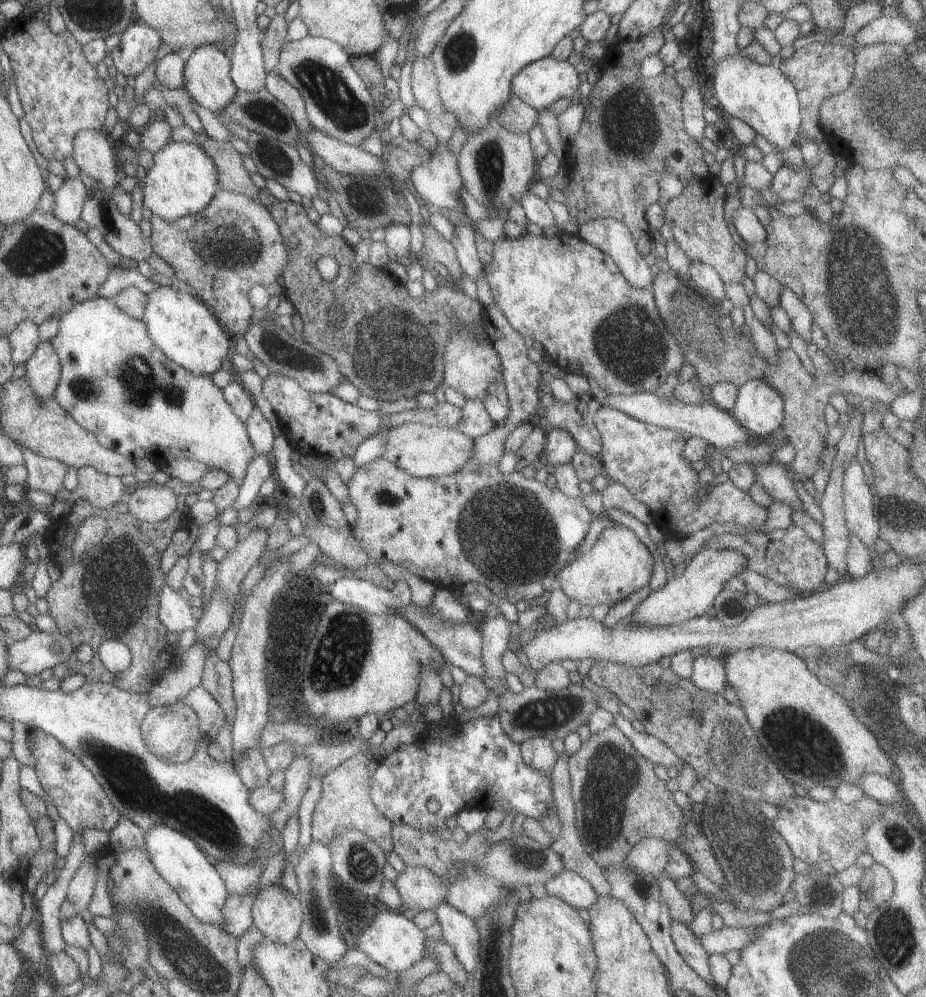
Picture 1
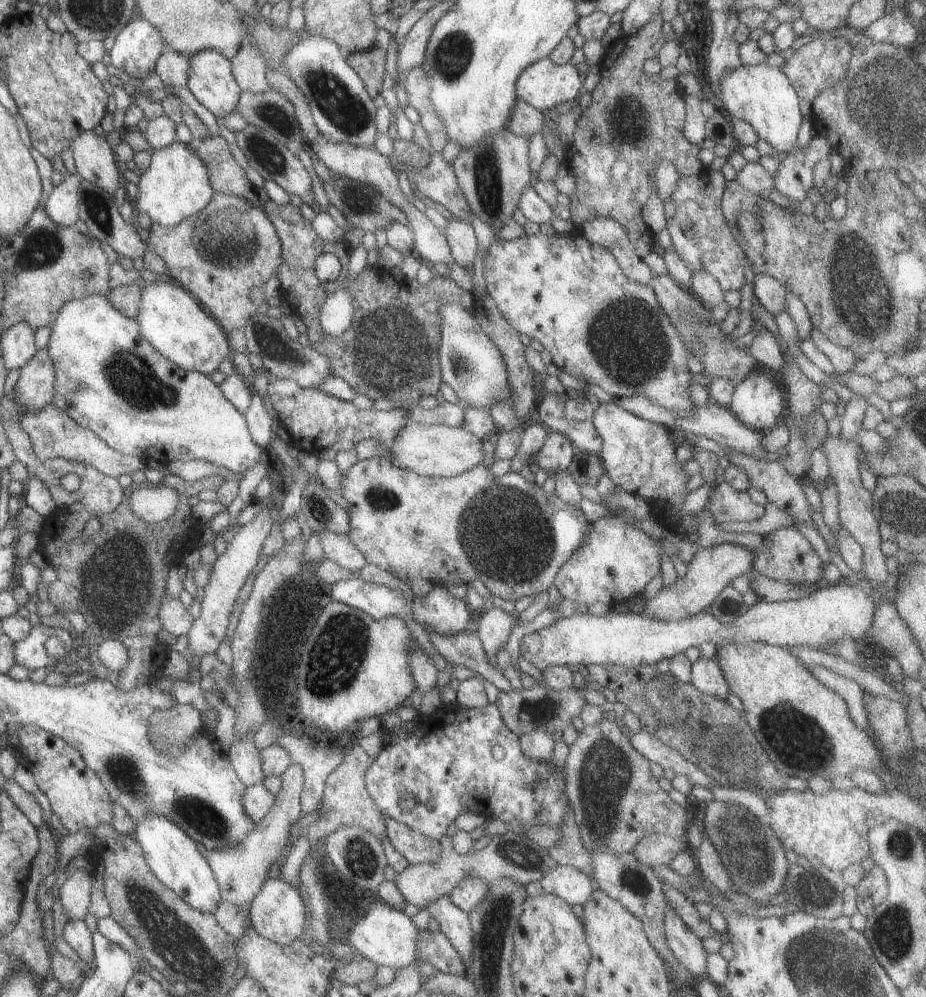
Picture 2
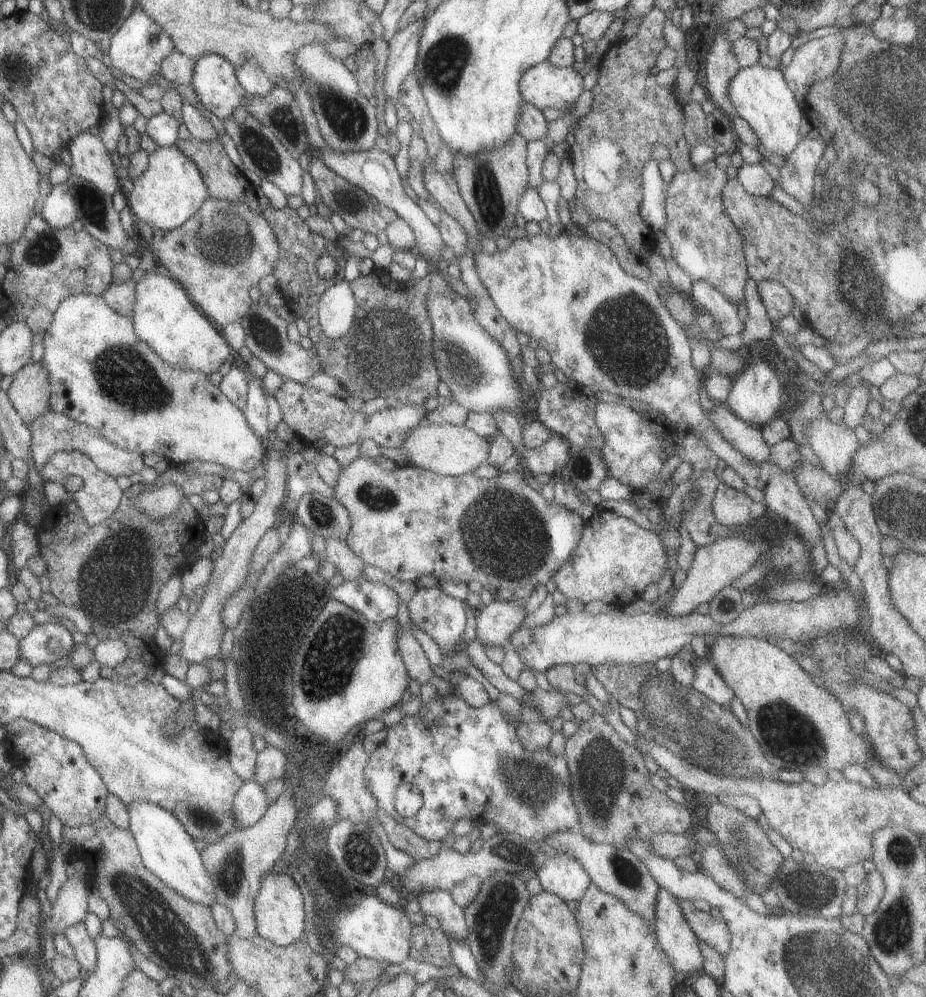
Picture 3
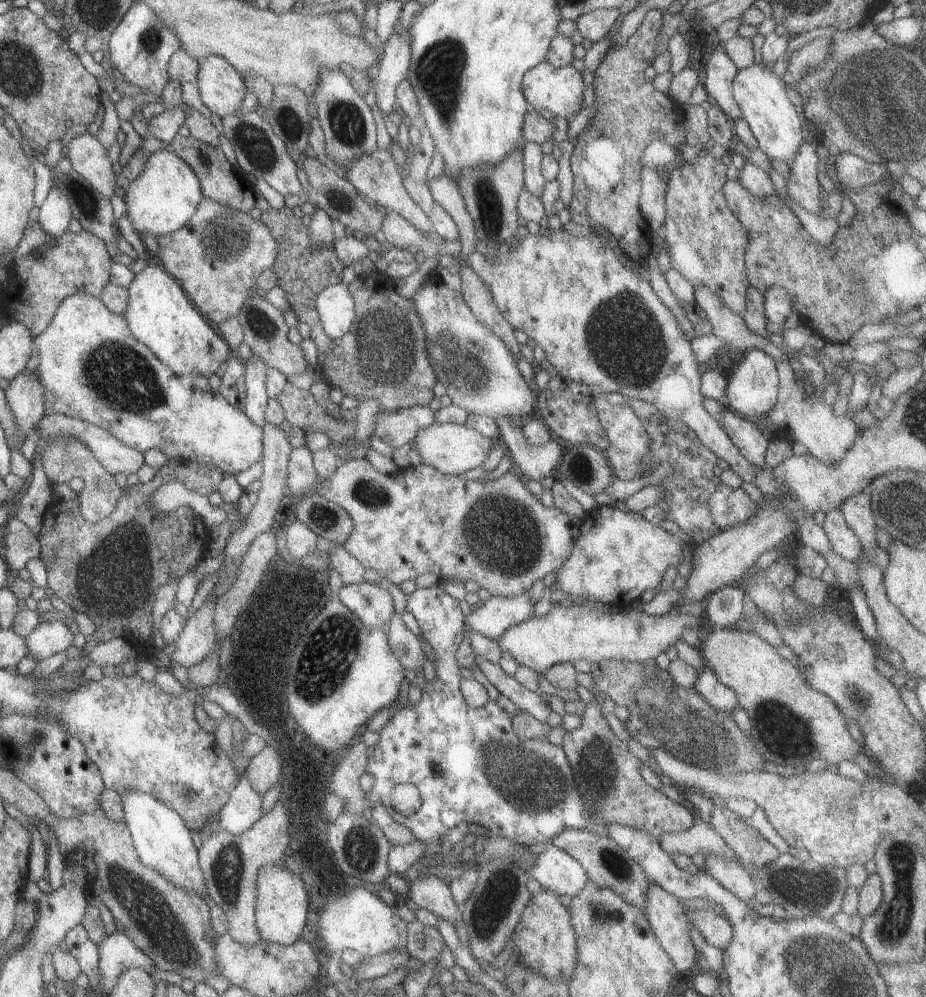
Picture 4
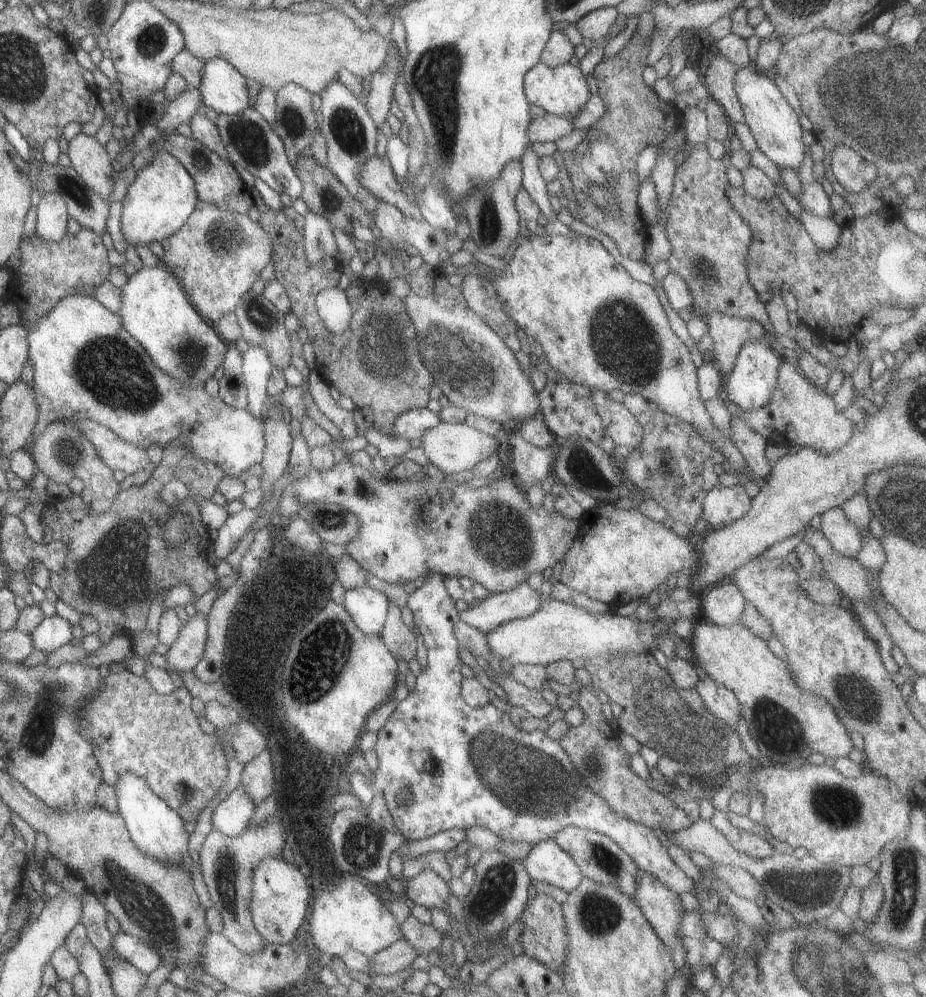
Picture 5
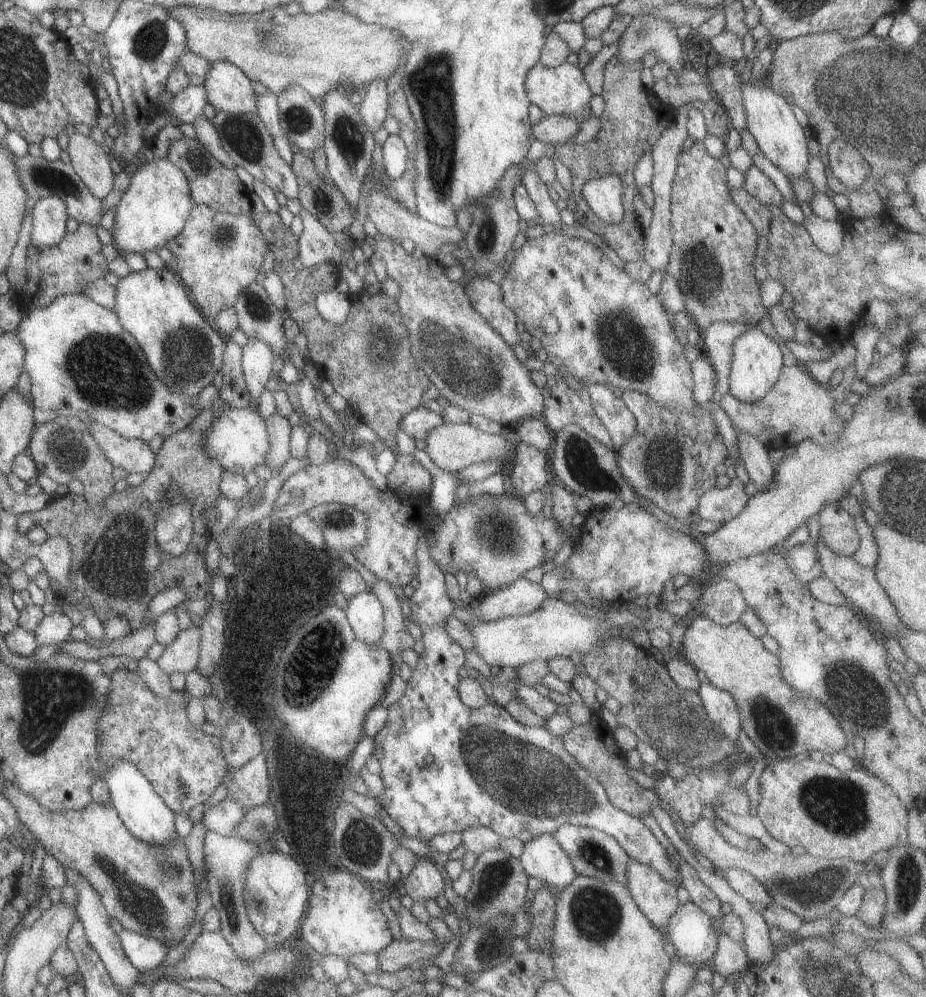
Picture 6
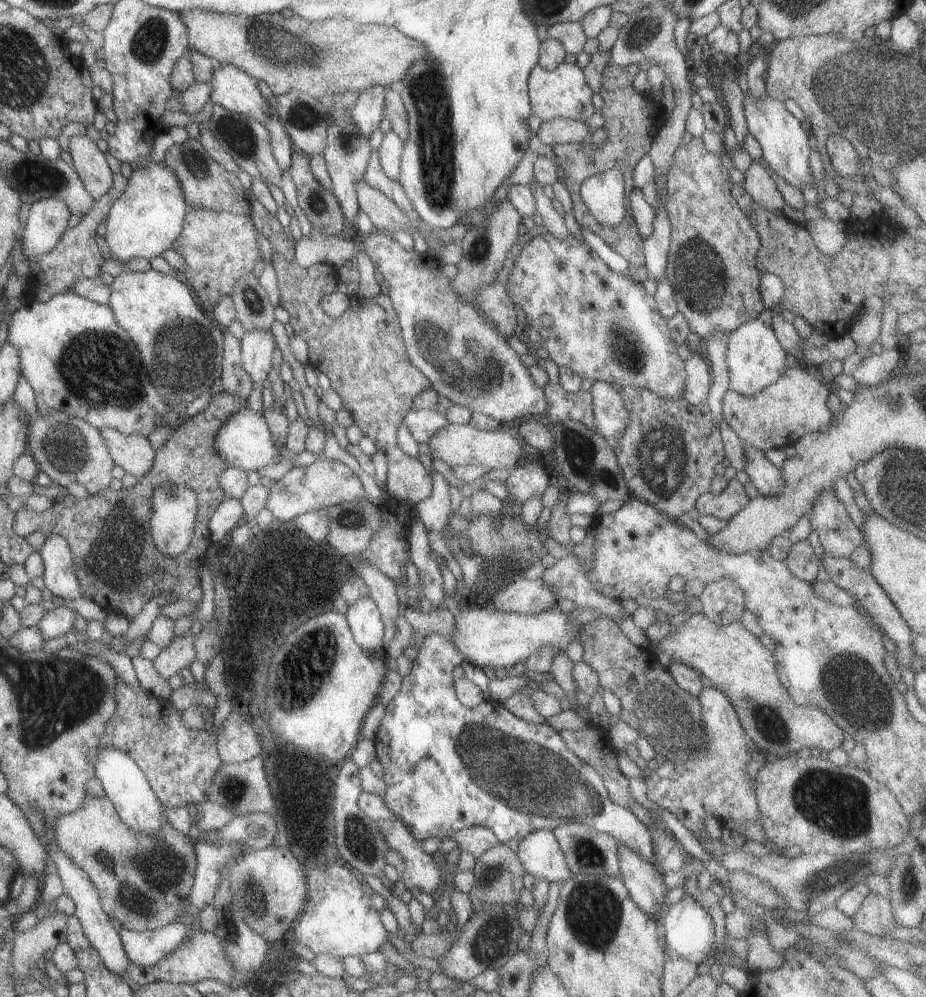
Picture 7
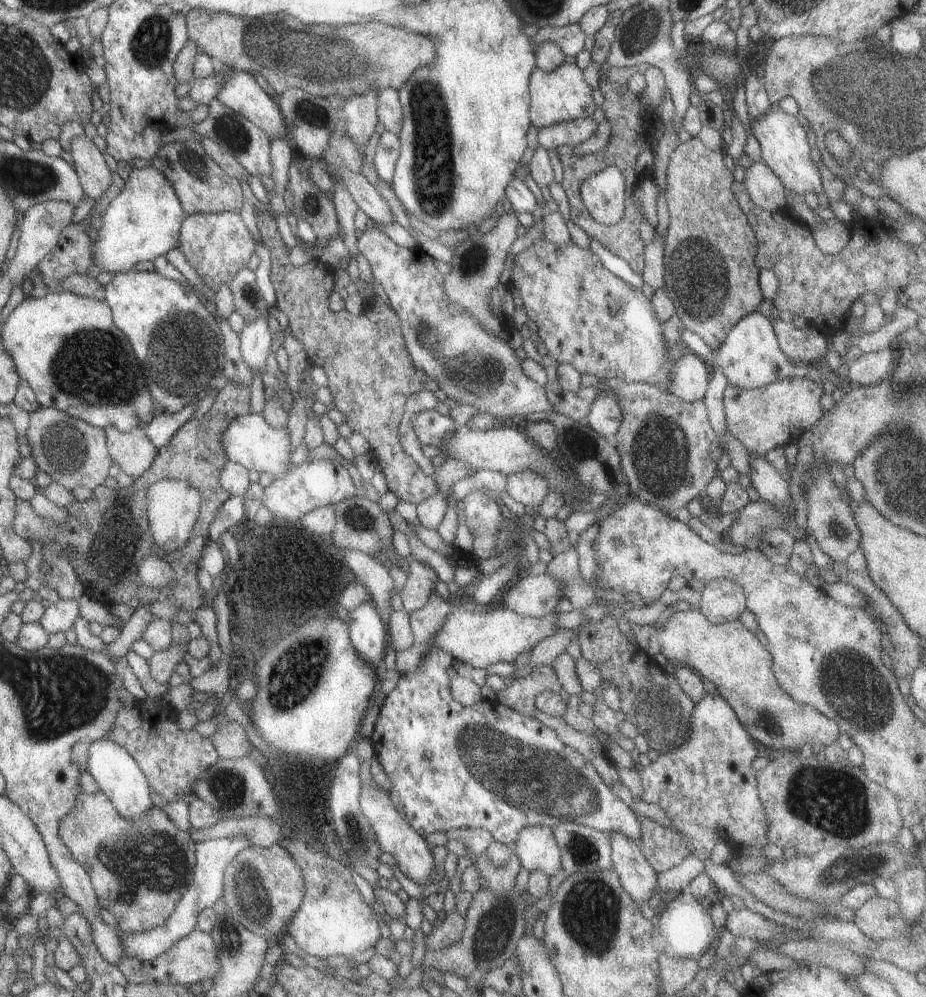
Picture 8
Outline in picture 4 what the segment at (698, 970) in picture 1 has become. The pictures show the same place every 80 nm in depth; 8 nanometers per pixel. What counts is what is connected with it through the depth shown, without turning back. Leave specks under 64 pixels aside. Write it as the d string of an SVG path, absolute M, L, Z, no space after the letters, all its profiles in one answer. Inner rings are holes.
M650 882L646 892L646 904L642 911L659 946L661 946L669 960L673 963L677 974L680 976L683 972L691 970L696 963L696 950L688 933L688 918L687 914L685 914L683 902Z

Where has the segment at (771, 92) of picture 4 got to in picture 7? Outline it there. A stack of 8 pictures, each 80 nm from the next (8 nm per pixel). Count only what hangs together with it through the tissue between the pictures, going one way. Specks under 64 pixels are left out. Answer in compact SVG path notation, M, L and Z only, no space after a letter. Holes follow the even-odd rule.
M749 95L744 96L744 117L746 129L759 144L761 148L761 160L780 176L787 184L801 190L805 184L813 185L814 179L809 175L807 167L809 158L809 142L807 134L801 128L799 120L795 119L784 107L782 101L763 97L762 99L751 99Z

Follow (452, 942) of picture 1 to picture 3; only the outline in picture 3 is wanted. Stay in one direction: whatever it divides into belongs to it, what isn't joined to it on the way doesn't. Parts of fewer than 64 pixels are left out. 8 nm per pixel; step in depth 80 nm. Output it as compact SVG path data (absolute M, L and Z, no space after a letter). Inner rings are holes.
M423 890L415 895L415 898L422 914L435 917L445 934L450 935L450 938L456 941L466 942L468 928L464 921L464 912L453 902L450 891Z

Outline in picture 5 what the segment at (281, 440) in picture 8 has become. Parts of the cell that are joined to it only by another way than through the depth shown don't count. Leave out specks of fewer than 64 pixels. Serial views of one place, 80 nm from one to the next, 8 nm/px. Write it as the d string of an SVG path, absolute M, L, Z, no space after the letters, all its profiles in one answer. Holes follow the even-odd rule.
M77 293L61 298L48 313L30 323L26 343L27 361L32 366L30 384L38 412L26 447L53 421L85 419L108 428L121 440L145 450L151 445L163 448L168 442L181 439L179 448L183 448L181 443L187 443L186 449L195 458L217 465L225 475L232 477L237 477L240 472L262 459L263 423L259 417L251 416L244 408L227 406L217 396L211 398L201 385L192 387L168 377L153 364L141 345L127 334L117 313L103 308L91 295Z

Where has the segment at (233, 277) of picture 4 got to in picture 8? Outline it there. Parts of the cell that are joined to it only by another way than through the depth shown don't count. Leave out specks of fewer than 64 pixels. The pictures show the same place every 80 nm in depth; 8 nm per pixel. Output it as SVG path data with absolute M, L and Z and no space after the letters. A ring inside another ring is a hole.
M221 211L220 213L193 213L186 215L181 221L175 248L183 254L187 264L195 270L197 276L207 286L206 289L215 294L218 287L224 283L227 284L238 270L247 268L247 260L254 253L255 245L239 214L231 211Z

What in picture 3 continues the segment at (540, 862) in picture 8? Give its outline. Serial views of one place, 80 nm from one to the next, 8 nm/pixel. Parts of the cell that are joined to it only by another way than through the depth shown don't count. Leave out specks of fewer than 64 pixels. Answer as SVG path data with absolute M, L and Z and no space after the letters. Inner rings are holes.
M563 853L546 856L546 861L539 867L535 877L543 891L553 893L565 902L577 901L591 885L583 867Z

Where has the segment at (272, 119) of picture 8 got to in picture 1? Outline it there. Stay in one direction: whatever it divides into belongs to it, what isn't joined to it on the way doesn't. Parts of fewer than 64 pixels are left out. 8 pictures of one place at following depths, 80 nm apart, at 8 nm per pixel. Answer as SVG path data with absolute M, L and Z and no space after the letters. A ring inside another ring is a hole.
M199 45L185 53L185 62L182 70L184 78L183 88L188 95L203 108L217 114L223 107L231 102L231 98L237 92L233 81L229 76L230 57L215 45Z

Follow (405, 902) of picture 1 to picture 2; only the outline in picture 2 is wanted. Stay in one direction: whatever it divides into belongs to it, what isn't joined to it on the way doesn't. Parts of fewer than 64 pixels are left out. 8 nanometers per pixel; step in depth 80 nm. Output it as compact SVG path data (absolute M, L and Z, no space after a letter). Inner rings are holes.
M505 831L504 834L496 834L489 843L480 850L469 850L463 854L457 854L451 846L450 836L443 835L440 840L439 858L434 863L417 863L415 866L407 865L395 876L394 885L402 894L407 903L413 904L415 908L423 909L430 902L437 900L441 895L448 892L466 876L482 878L487 884L494 879L509 879L521 886L526 886L528 882L538 881L549 869L554 867L554 860L549 856L548 849L539 847L525 834L512 833Z

